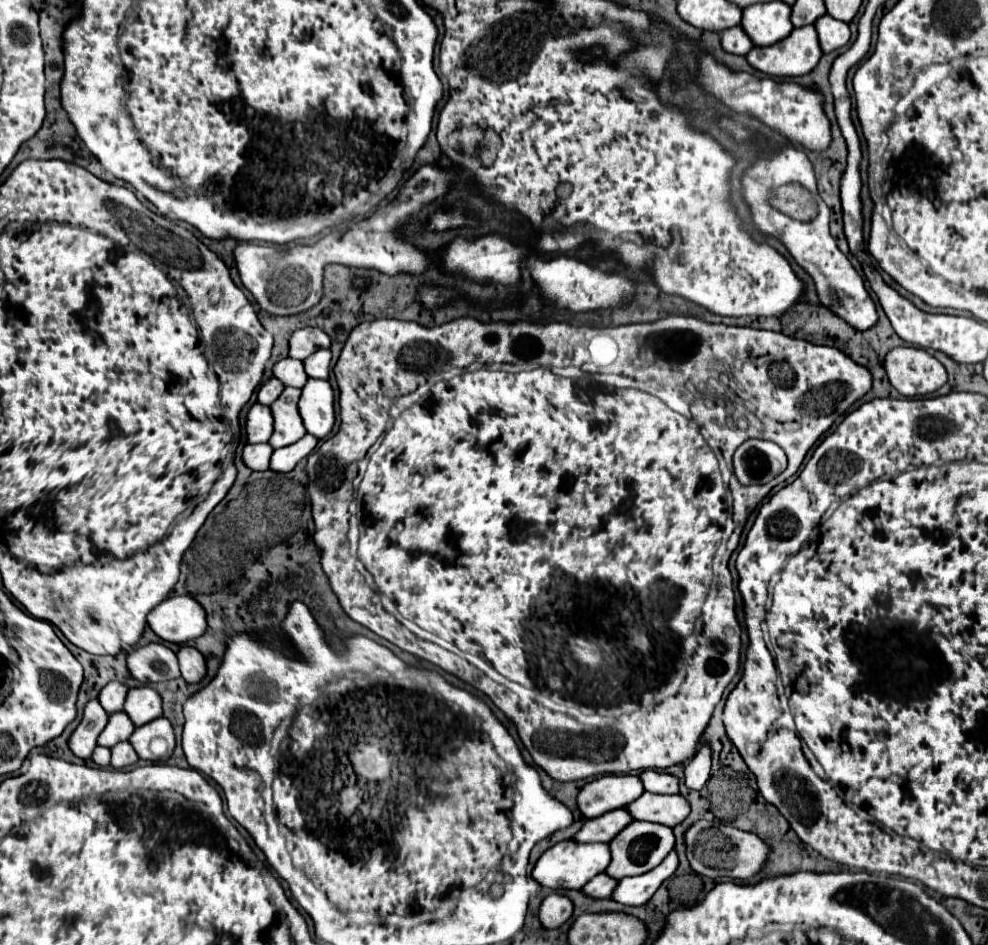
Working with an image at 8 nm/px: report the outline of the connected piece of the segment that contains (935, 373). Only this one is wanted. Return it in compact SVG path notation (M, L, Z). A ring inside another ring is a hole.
M894 348L884 358L890 384L902 396L926 396L946 384L946 368L922 348Z

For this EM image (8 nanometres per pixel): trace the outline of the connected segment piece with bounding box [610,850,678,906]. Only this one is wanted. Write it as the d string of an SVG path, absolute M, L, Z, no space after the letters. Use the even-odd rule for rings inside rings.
M672 850L664 858L664 862L656 866L656 870L650 870L648 874L640 874L636 878L622 878L610 898L624 906L642 906L654 896L658 886L674 874L676 868L678 868L678 858L676 852Z

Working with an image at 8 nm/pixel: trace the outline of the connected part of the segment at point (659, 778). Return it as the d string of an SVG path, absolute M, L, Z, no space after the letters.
M644 770L640 774L640 780L642 780L644 790L652 794L676 794L678 792L678 778L662 770Z

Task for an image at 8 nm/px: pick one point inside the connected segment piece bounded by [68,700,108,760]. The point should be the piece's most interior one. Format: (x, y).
(82, 742)

